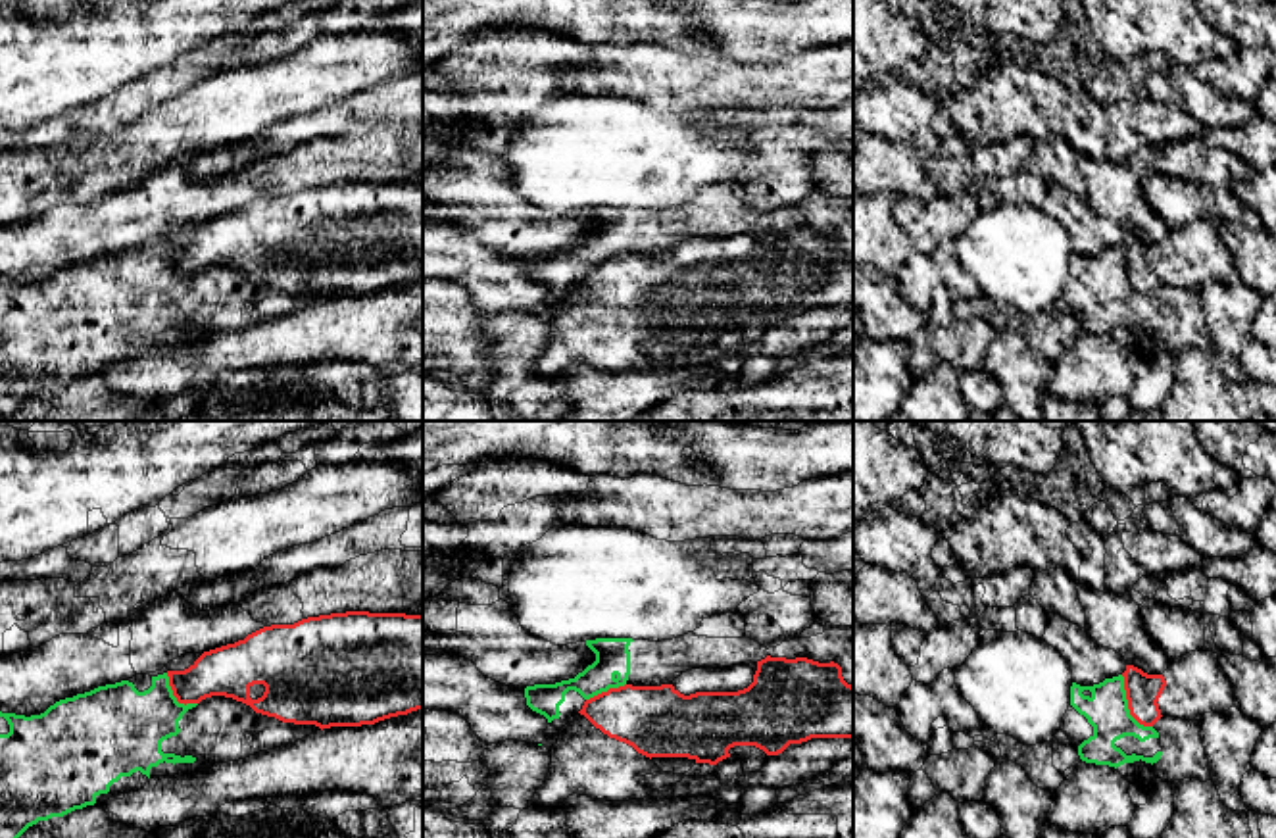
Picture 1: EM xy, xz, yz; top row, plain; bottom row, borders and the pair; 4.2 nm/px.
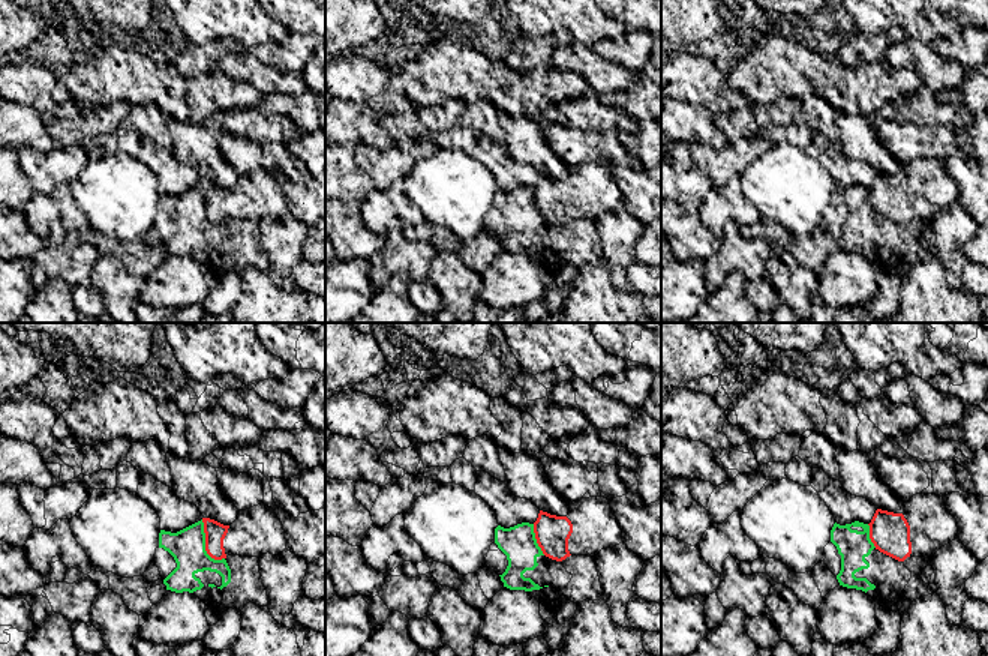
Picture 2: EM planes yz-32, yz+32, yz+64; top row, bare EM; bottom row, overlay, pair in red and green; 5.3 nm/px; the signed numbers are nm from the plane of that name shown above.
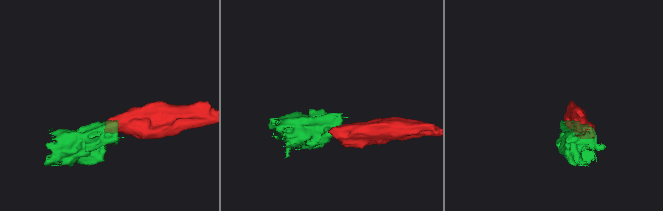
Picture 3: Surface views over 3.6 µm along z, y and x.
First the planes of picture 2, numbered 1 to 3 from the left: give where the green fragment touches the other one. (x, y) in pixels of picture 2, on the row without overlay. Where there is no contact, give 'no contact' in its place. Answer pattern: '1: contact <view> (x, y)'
1: contact yz-32 (206, 209)
2: contact yz+32 (535, 201)
3: contact yz+64 (870, 200)

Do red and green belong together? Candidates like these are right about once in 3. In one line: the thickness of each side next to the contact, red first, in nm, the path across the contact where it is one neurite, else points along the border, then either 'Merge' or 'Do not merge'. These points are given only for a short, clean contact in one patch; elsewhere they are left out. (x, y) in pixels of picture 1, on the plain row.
Thickness 140 nm (red) against 180 nm. Boundary: yz (1121, 245), (1128, 281), (1140, 293), (1152, 296). Do not merge

